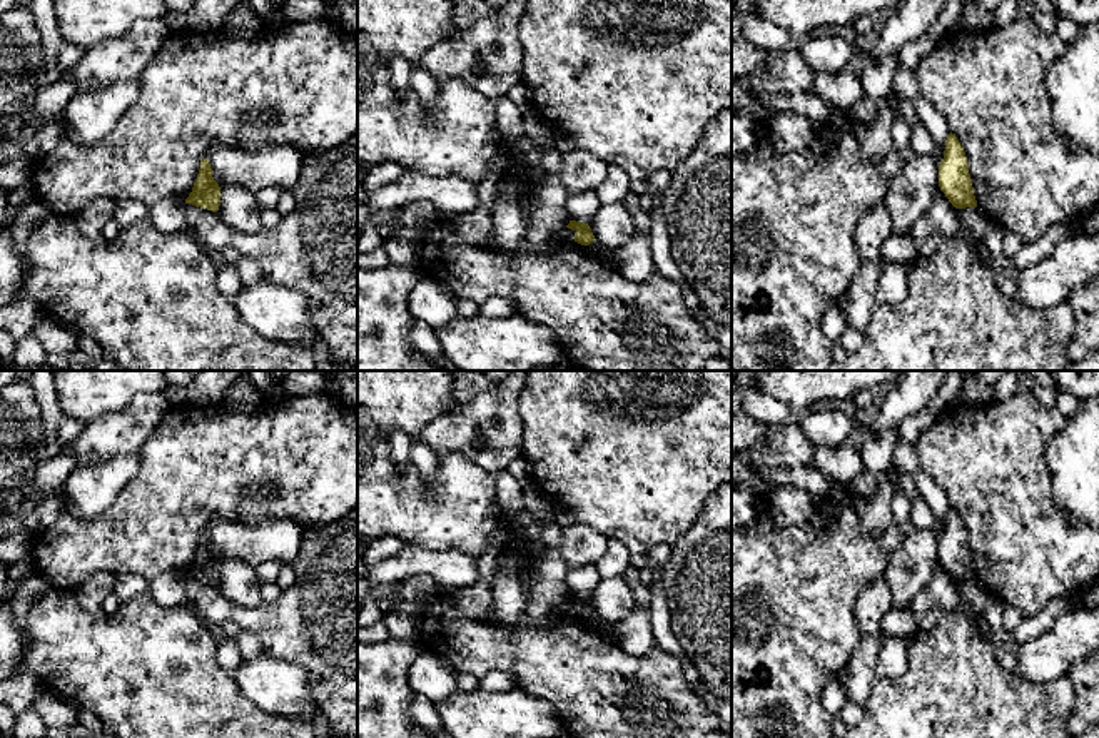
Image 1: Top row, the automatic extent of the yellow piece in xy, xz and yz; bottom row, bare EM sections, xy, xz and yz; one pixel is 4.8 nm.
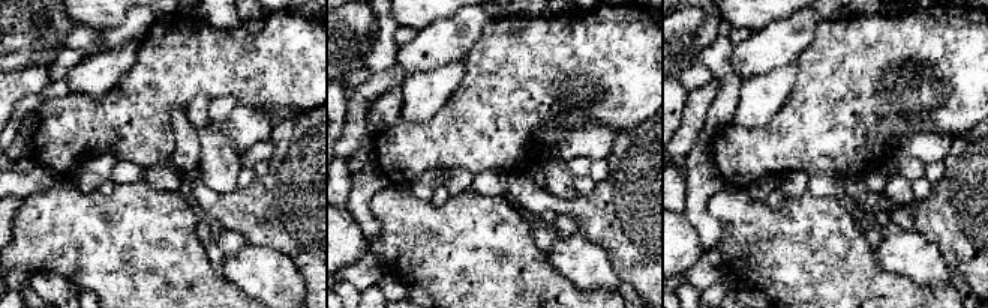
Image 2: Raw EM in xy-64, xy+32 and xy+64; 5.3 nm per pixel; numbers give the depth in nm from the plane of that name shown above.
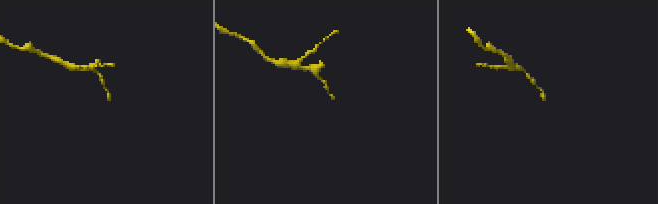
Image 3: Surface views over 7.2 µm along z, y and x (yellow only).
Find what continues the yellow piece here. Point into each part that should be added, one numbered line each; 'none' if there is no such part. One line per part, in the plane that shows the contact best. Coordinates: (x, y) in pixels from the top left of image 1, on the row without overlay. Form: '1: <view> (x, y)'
none

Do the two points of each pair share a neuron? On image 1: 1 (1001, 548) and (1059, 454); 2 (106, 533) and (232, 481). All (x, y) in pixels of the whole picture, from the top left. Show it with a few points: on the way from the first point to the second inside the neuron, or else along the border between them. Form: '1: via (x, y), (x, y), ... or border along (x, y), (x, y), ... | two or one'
1: border along (1054, 433), (1046, 446), (1046, 468), (1061, 508) | two
2: via (137, 533), (191, 481), (201, 481) | one

